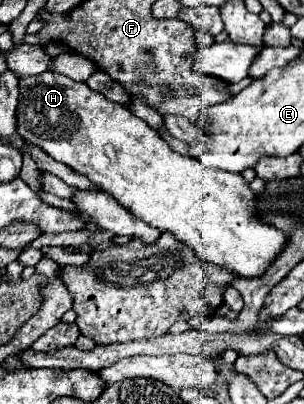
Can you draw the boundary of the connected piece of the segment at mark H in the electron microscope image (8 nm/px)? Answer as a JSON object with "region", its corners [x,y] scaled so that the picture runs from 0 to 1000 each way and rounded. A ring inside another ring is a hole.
{"region":[[[181,176],[63,196],[56,324],[89,354],[122,359],[181,399],[227,408],[319,453],[484,557],[516,562],[523,572],[563,572],[582,592],[628,606],[661,641],[740,661],[786,686],[859,686],[938,616],[938,577],[859,547],[839,512],[839,478],[793,428],[688,418],[641,389],[576,379],[470,295],[444,290],[411,260],[352,250],[332,230],[293,220],[286,205],[240,200]]]}

